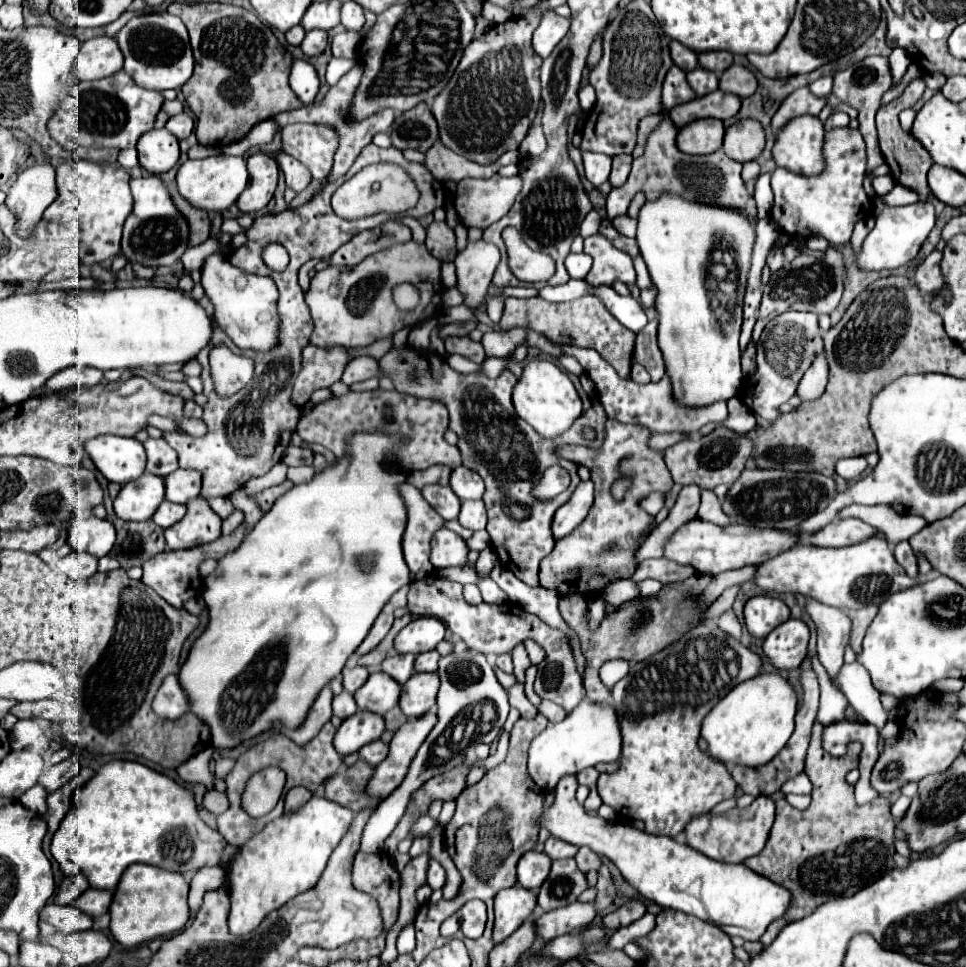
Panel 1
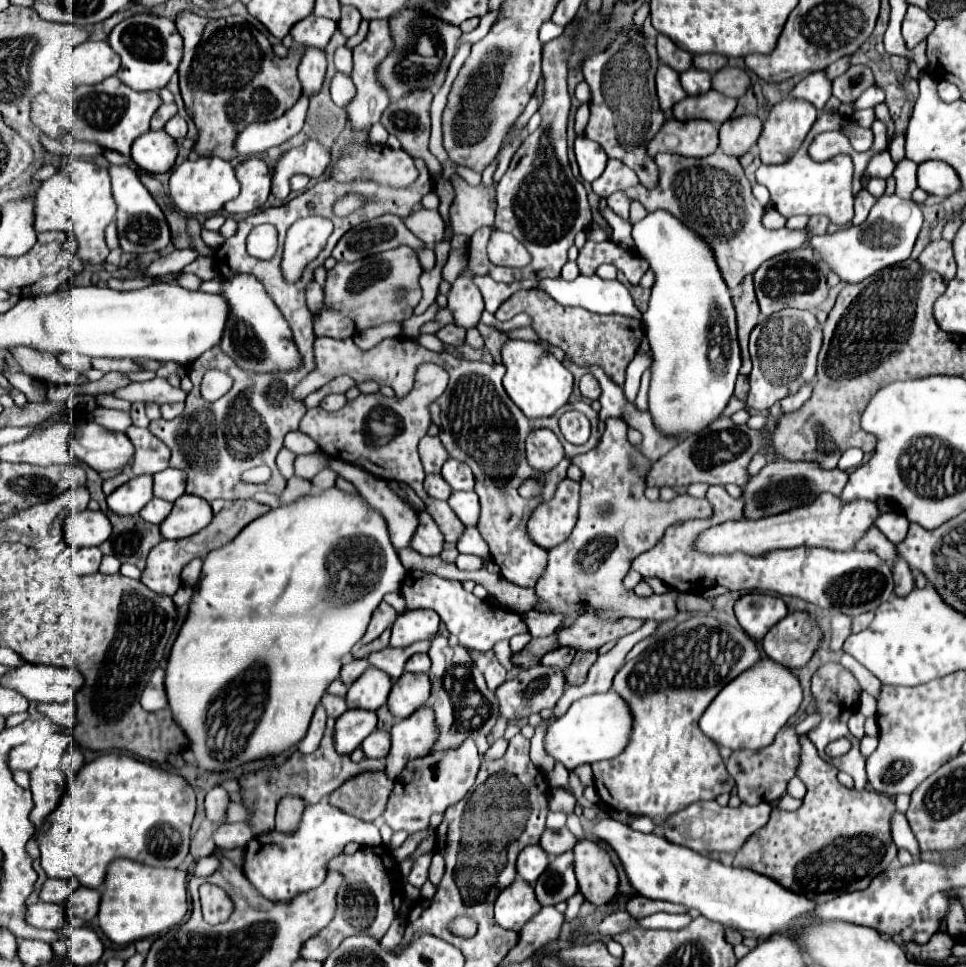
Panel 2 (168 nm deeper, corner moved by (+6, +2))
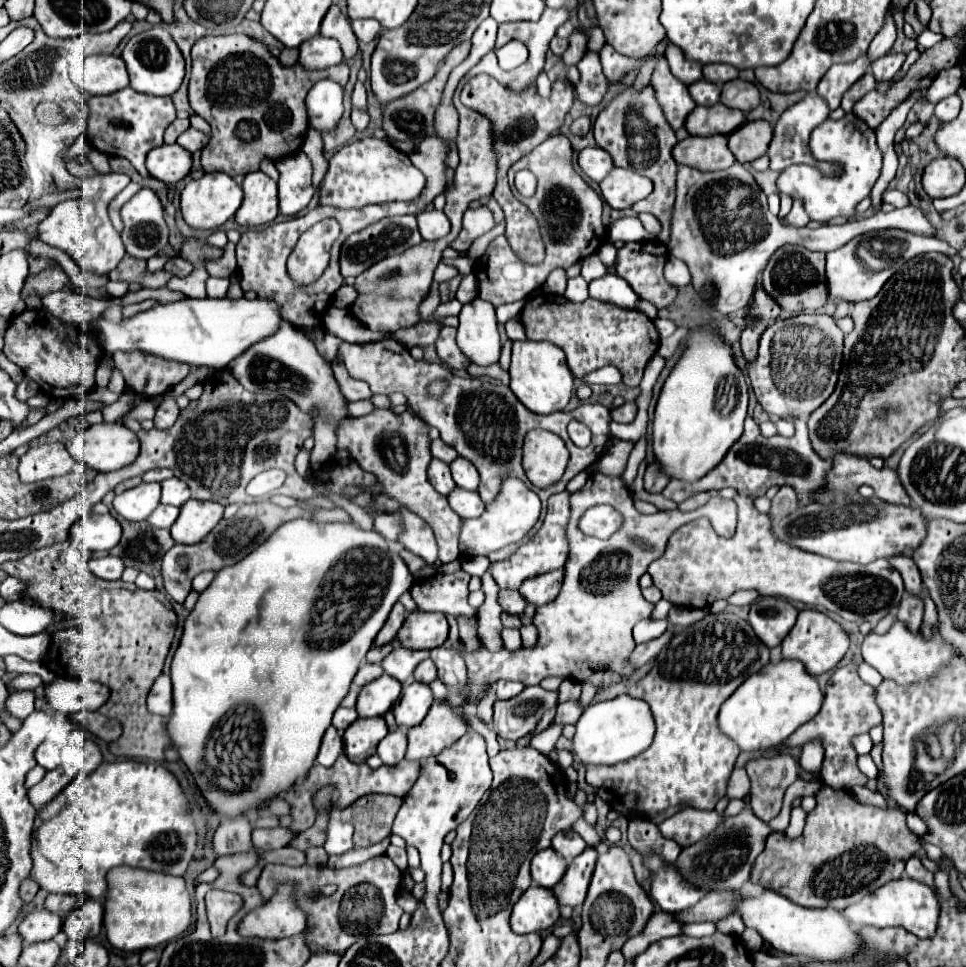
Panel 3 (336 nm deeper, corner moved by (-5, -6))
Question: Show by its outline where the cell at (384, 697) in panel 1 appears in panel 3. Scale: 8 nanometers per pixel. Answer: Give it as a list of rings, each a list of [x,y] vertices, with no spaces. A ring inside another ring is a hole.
[[[382,674],[378,680],[372,680],[370,684],[364,684],[356,702],[358,716],[360,718],[384,716],[398,700],[400,690],[402,690],[402,684],[398,684],[398,680],[386,674]]]

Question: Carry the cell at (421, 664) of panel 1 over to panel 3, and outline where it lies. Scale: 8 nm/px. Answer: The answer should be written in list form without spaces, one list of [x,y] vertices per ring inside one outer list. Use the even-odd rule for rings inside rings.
[[[428,658],[424,662],[420,662],[414,670],[414,678],[418,682],[424,682],[424,684],[430,684],[432,680],[436,680],[436,668],[434,668],[434,662]]]

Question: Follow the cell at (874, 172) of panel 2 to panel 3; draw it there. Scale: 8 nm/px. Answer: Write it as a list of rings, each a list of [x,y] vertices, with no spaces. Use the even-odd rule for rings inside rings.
[[[854,112],[846,114],[840,120],[826,118],[818,128],[814,128],[810,136],[810,152],[818,160],[840,162],[844,172],[836,178],[824,178],[812,166],[804,166],[804,164],[790,166],[778,178],[780,192],[790,194],[792,198],[800,198],[804,202],[810,220],[826,222],[836,216],[844,216],[844,218],[854,216],[856,204],[862,198],[870,196],[870,190],[878,180],[882,168],[882,152],[878,148],[875,131]]]

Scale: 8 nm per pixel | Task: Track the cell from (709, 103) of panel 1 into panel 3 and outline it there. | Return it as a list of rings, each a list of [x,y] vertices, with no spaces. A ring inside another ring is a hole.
[[[722,102],[714,106],[696,106],[694,112],[686,118],[684,128],[692,136],[714,136],[724,134],[728,136],[736,128],[740,128],[746,122],[746,116],[734,108],[724,106]]]

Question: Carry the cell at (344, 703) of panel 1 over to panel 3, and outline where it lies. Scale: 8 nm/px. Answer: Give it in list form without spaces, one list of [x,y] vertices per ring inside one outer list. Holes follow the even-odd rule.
[[[340,706],[340,708],[334,712],[332,726],[338,728],[338,730],[346,730],[356,718],[358,718],[358,714],[356,714],[354,708],[342,708],[342,706]]]

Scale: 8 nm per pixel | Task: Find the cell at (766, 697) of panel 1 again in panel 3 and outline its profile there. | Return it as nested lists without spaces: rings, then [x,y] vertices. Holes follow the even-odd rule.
[[[780,660],[776,664],[766,664],[760,672],[750,676],[746,684],[740,684],[738,690],[722,704],[720,708],[720,730],[730,736],[740,750],[758,752],[768,750],[784,742],[796,728],[812,720],[822,708],[822,692],[814,676],[808,674],[804,664],[798,660]]]

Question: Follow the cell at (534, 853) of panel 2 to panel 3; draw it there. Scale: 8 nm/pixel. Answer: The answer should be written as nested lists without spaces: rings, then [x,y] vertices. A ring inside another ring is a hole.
[[[546,848],[540,850],[538,854],[534,854],[532,858],[532,880],[536,886],[544,886],[544,888],[552,888],[554,884],[558,884],[564,876],[568,868],[568,862],[558,856],[558,852],[554,852],[554,848]]]

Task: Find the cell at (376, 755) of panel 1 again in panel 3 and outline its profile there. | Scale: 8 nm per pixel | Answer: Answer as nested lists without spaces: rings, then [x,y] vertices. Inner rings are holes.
[[[398,728],[390,732],[378,744],[378,756],[384,764],[398,764],[406,754],[406,728]]]

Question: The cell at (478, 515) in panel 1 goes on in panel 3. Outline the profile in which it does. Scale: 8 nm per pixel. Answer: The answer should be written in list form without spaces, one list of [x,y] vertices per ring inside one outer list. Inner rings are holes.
[[[458,486],[448,494],[448,502],[460,518],[478,518],[484,508],[484,502],[480,500],[478,492],[470,492]]]

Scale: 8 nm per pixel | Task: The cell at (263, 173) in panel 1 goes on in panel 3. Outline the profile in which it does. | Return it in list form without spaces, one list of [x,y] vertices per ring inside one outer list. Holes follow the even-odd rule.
[[[250,172],[242,182],[244,200],[236,212],[236,222],[244,228],[270,224],[278,216],[278,188],[264,172]]]

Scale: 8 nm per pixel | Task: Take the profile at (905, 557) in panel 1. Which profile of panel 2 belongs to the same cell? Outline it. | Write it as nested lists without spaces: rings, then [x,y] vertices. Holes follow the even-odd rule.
[[[901,556],[893,562],[893,580],[895,580],[895,594],[897,596],[905,596],[905,592],[911,592],[911,588],[915,586],[911,568]]]

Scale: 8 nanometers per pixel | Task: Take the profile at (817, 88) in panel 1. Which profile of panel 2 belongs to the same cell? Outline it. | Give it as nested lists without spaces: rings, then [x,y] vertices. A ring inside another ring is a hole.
[[[845,56],[843,60],[837,60],[835,64],[827,66],[823,72],[825,72],[825,76],[827,76],[829,80],[835,80],[837,76],[841,76],[841,74],[847,70],[847,66],[849,66],[849,56]]]

